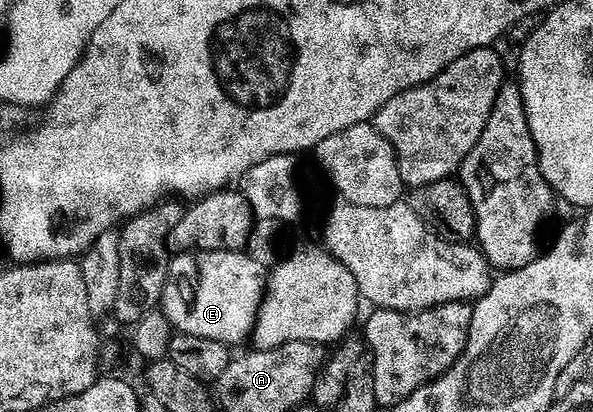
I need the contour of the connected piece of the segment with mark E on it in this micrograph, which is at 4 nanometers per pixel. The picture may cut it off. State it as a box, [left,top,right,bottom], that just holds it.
[158,250,265,345]

